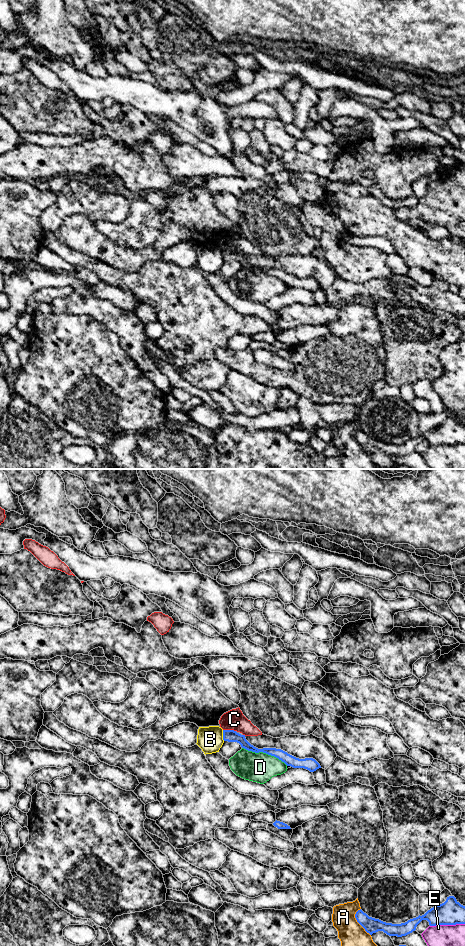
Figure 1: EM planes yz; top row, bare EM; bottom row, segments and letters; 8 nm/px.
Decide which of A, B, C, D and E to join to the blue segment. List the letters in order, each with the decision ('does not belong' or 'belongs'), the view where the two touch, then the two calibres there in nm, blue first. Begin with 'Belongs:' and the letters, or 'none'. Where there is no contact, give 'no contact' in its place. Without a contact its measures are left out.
Belongs: none
A: does not belong | yz | 130/280 nm
B: does not belong | yz | 100/200 nm
C: does not belong | yz | 100/160 nm
D: does not belong | yz | 90/240 nm
E: does not belong | yz | 200/280 nm

